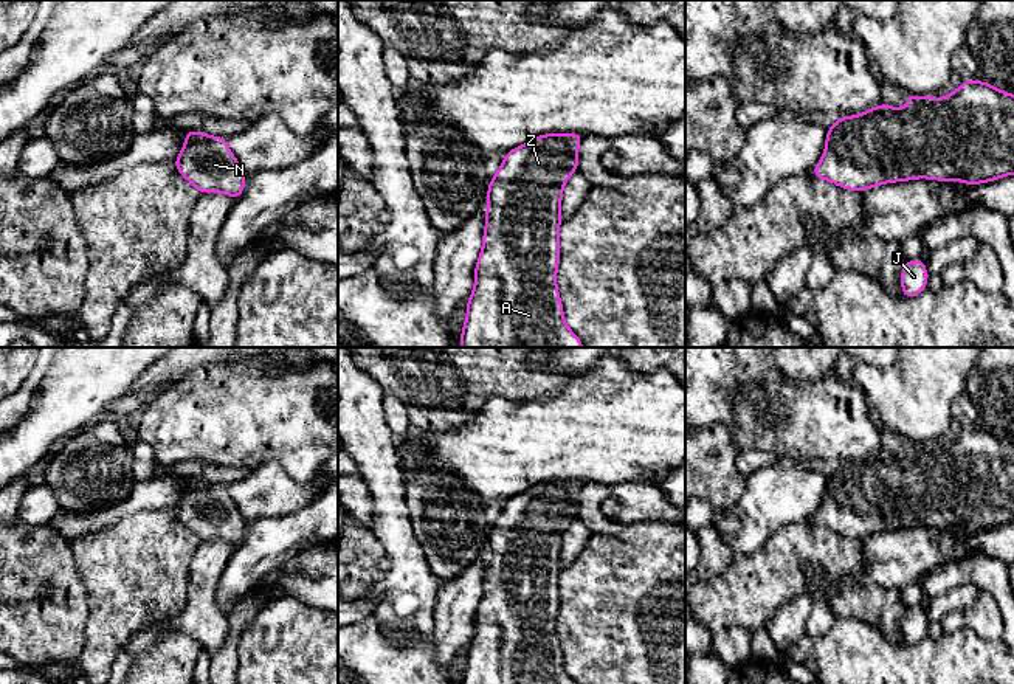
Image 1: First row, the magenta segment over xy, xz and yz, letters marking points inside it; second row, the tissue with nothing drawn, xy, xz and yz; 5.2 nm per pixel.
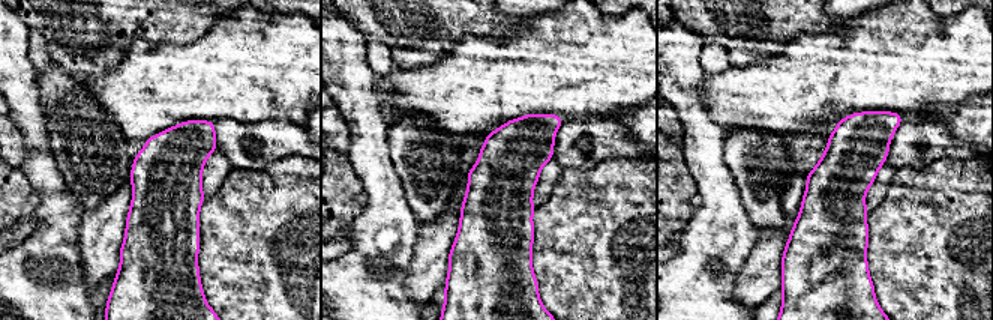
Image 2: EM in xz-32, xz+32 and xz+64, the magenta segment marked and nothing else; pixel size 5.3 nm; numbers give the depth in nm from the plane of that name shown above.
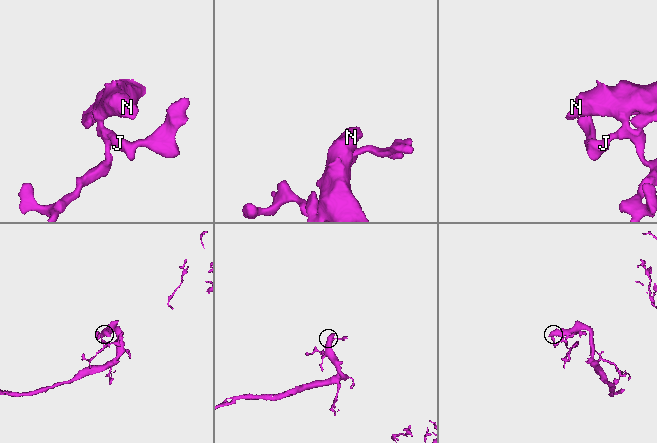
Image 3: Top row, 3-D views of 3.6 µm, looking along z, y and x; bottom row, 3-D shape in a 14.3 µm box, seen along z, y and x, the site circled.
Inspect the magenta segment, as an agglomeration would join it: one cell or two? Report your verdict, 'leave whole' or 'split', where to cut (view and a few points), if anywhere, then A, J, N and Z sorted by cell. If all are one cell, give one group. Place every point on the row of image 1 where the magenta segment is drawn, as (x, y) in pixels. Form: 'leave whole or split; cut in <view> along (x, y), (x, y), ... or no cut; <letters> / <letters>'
leave whole; no cut; A J N Z

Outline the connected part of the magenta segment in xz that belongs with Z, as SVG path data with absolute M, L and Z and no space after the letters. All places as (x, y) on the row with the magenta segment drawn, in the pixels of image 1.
M544 133L504 154L504 161L488 183L487 212L481 256L474 268L474 287L467 301L460 347L585 347L569 329L557 287L560 264L558 231L563 188L578 171L578 146L585 133Z

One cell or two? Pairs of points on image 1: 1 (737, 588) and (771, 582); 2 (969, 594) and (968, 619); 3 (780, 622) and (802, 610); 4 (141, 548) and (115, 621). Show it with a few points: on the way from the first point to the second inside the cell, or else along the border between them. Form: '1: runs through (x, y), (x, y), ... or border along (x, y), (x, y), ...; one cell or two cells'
1: runs through (744, 588), (752, 588), (763, 582); one cell
2: border along (980, 588), (971, 605), (951, 610), (940, 619); two cells
3: runs through (785, 622), (797, 611); one cell
4: runs through (140, 566), (121, 602); one cell

